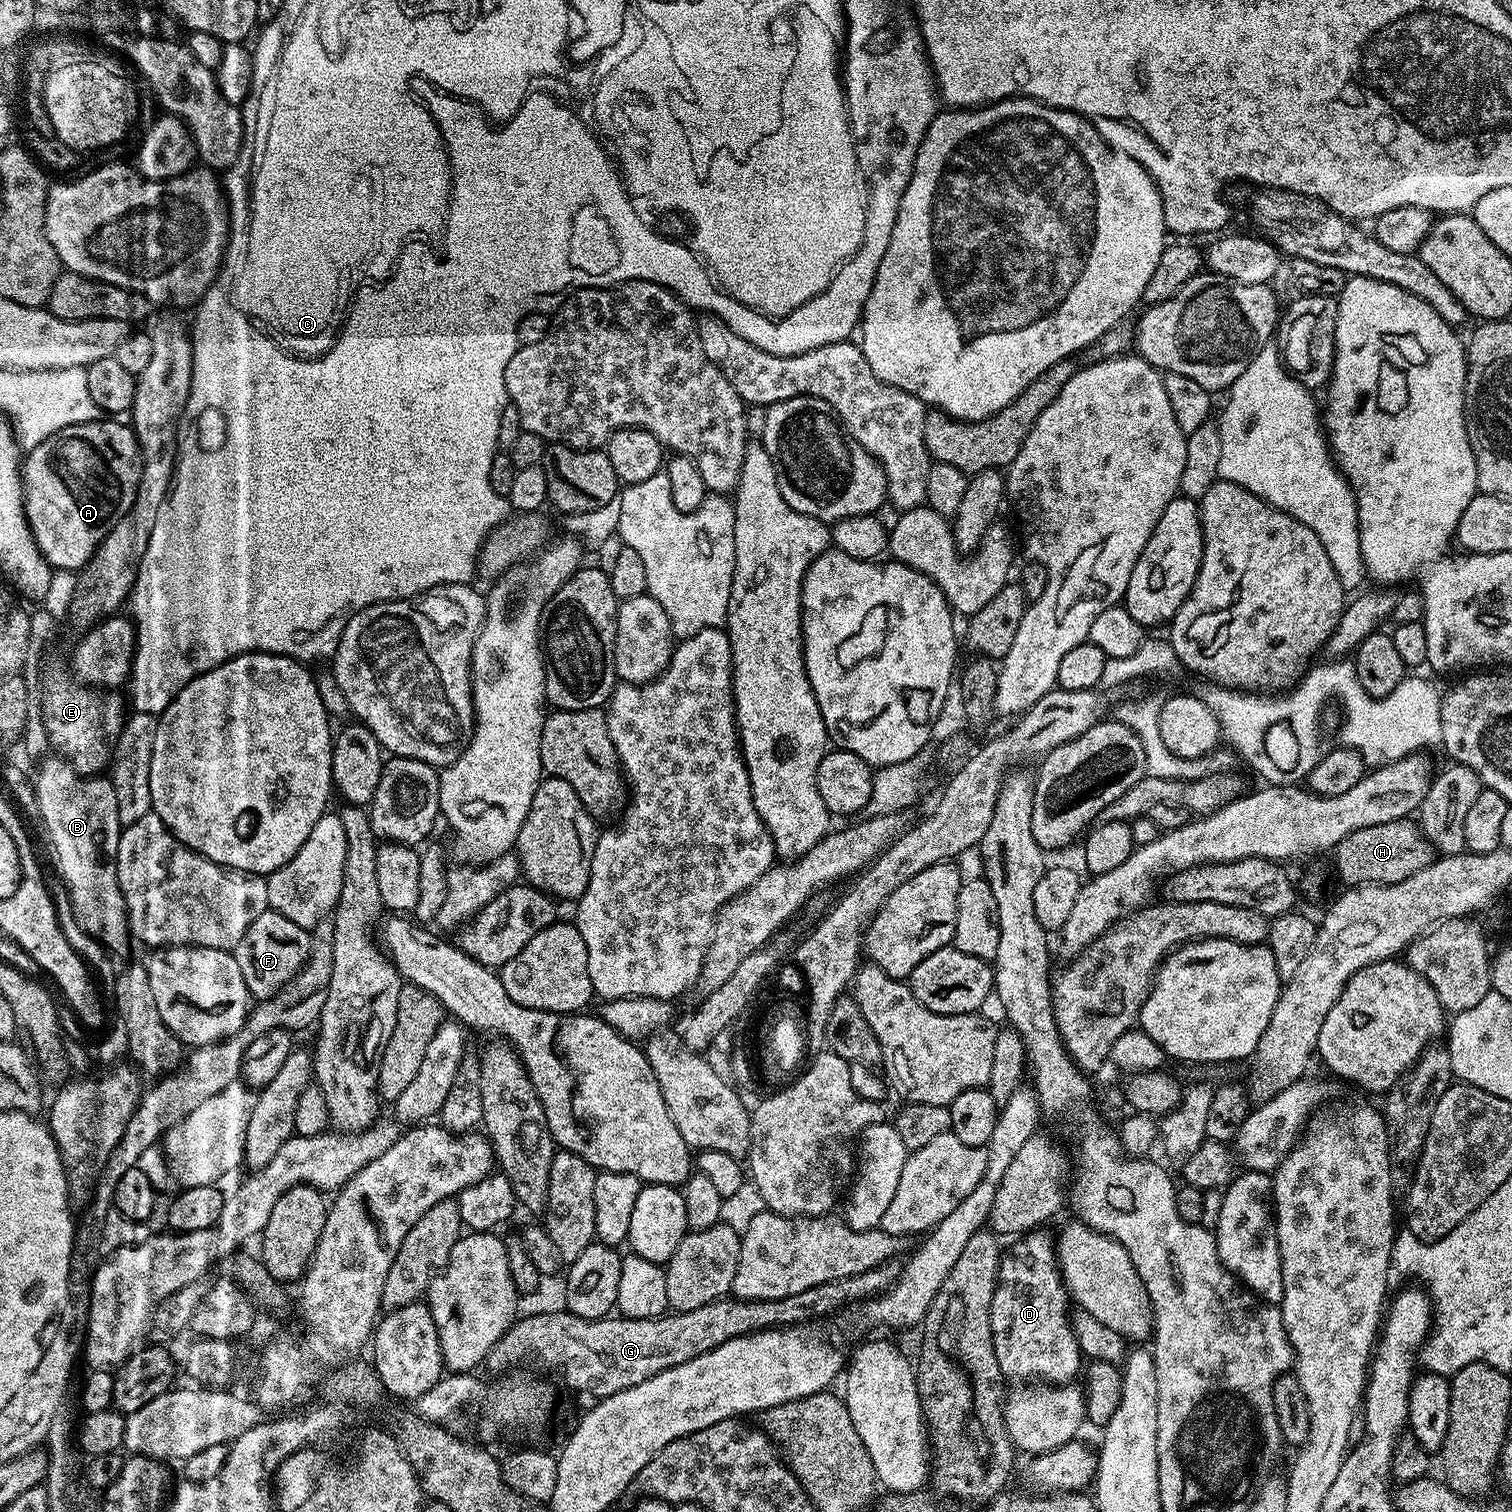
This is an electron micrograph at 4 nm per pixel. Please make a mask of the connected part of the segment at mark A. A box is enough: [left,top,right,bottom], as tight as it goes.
[23,418,144,573]

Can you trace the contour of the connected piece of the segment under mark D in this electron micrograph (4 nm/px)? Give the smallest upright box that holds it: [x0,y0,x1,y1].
[990,1230,1082,1386]

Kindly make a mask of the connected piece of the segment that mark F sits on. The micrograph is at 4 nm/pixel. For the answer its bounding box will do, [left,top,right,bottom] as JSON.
[234,910,311,1001]

